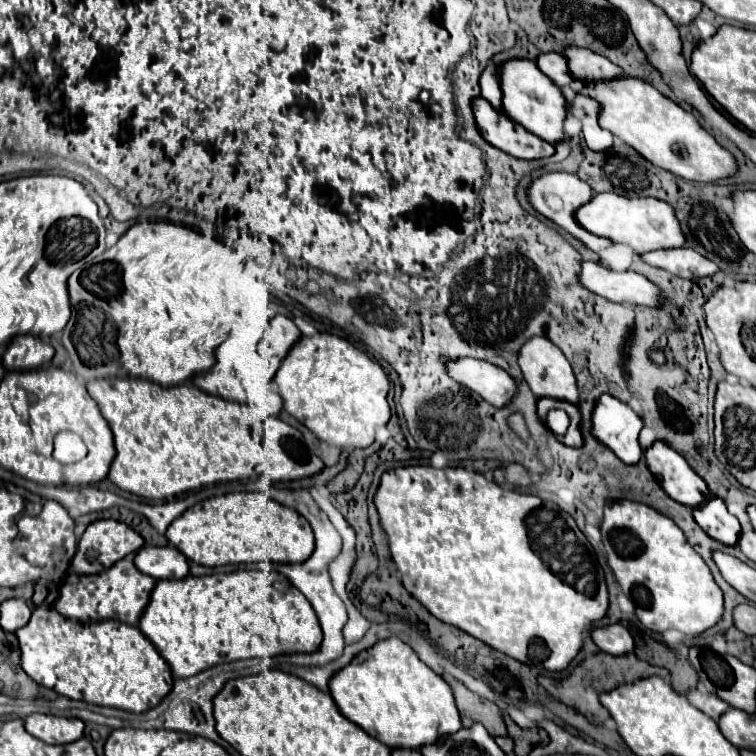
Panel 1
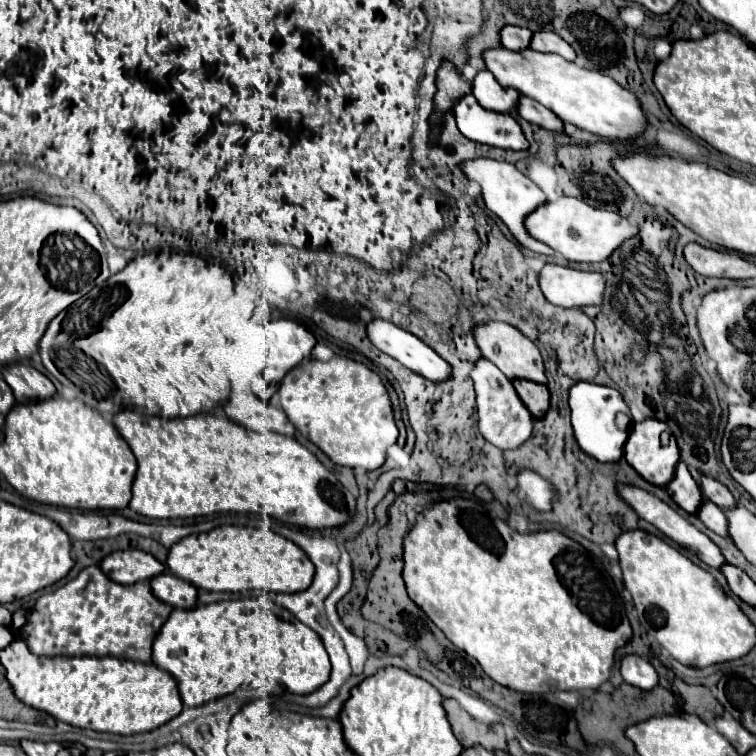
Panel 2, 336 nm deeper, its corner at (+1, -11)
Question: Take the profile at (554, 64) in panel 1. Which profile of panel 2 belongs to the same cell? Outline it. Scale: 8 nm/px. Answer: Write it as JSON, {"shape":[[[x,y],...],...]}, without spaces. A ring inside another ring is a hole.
{"shape":[[[504,25],[500,29],[500,45],[508,47],[512,51],[516,51],[520,47],[528,47],[530,45],[530,37],[532,37],[532,31],[526,29],[526,27]]]}

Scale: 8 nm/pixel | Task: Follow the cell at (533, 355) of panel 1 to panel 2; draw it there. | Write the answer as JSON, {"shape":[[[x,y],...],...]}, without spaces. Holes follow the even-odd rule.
{"shape":[[[482,321],[472,327],[472,335],[482,355],[488,361],[492,361],[508,379],[530,379],[536,383],[546,383],[544,361],[538,347],[526,335],[522,335],[516,327],[502,321]]]}

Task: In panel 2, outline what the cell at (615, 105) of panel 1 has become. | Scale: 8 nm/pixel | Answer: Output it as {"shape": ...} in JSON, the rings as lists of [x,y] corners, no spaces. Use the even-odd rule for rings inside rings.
{"shape":[[[492,47],[482,53],[486,69],[496,77],[502,87],[512,87],[520,95],[536,99],[550,111],[554,111],[564,123],[572,123],[594,135],[606,139],[622,139],[638,135],[646,127],[646,117],[634,93],[622,89],[614,79],[578,67],[562,59],[556,53],[540,53],[534,49],[510,51],[506,47]]]}

